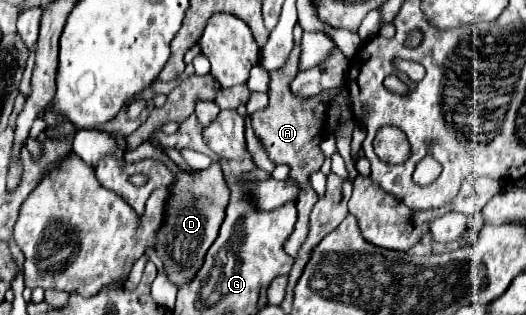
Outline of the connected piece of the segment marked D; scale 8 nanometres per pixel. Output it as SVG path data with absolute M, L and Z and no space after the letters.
M150 142L140 144L132 152L126 152L124 158L128 162L138 162L142 158L160 158L176 172L176 182L170 186L170 198L166 204L164 224L158 230L156 254L164 262L164 270L166 270L166 276L170 278L170 282L174 282L176 286L182 286L182 284L190 282L194 278L194 274L200 270L204 256L206 256L208 248L212 246L212 242L216 240L220 224L224 220L230 190L224 184L222 168L220 168L220 164L214 162L204 172L184 174L176 164L172 164L172 160L166 154L162 154L158 148L150 146Z

